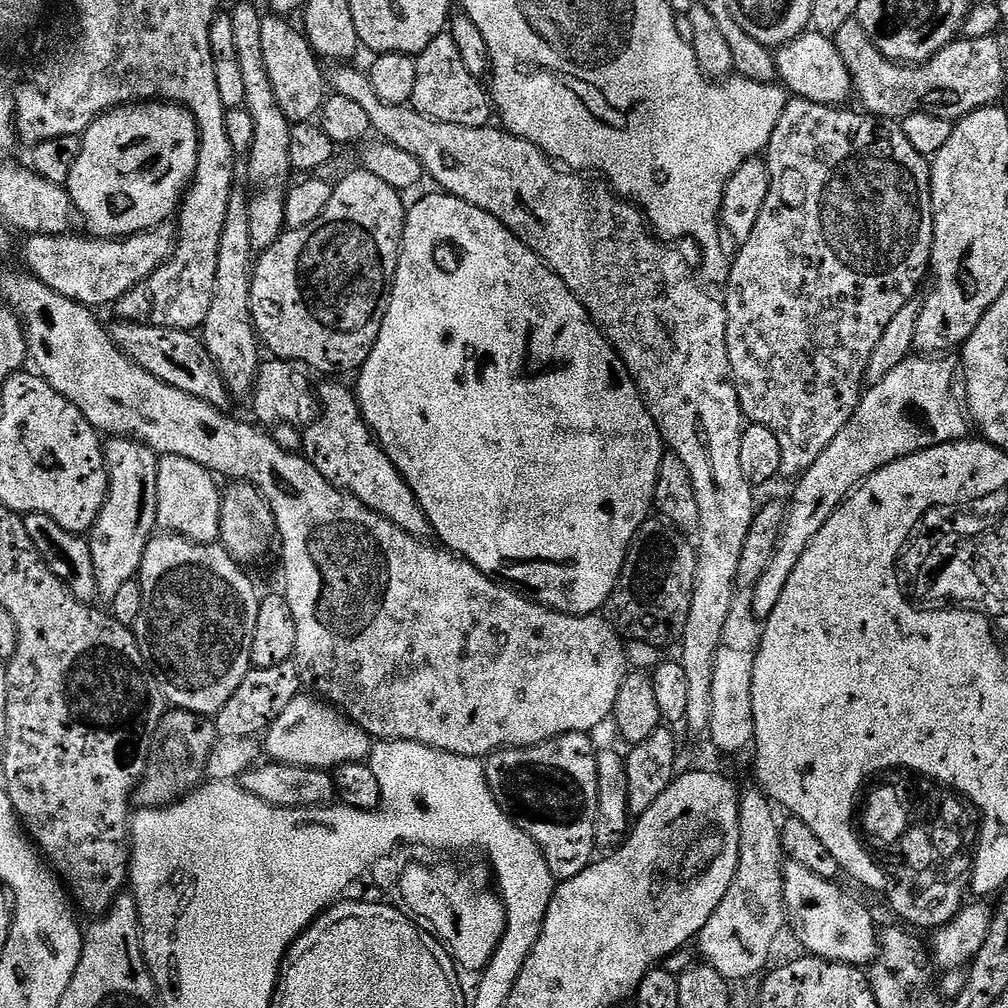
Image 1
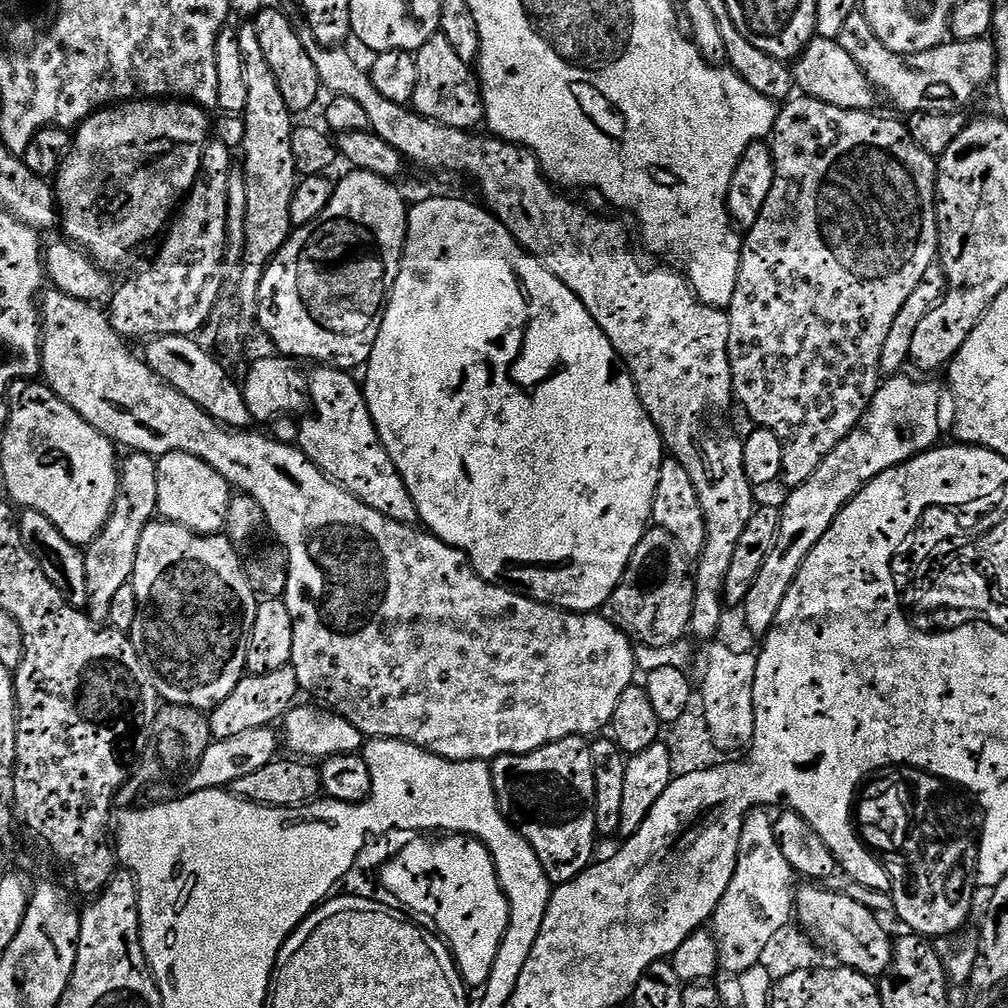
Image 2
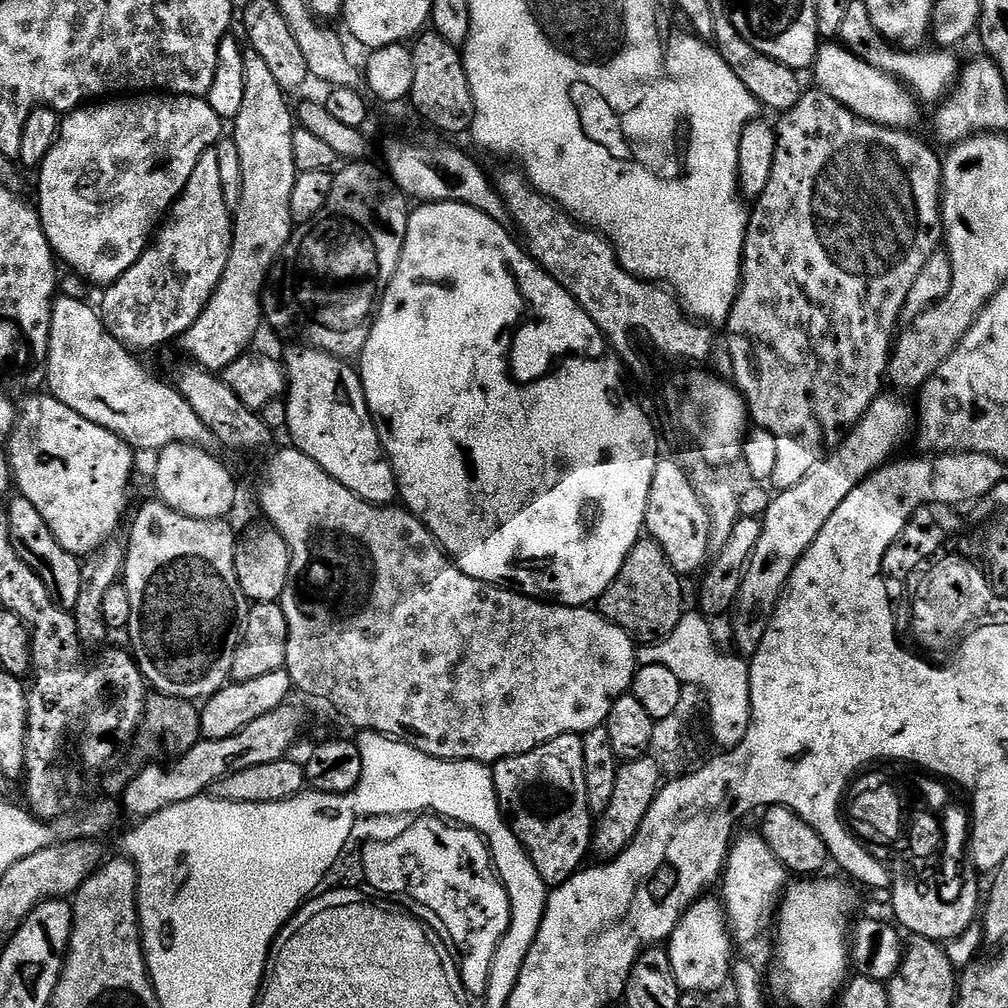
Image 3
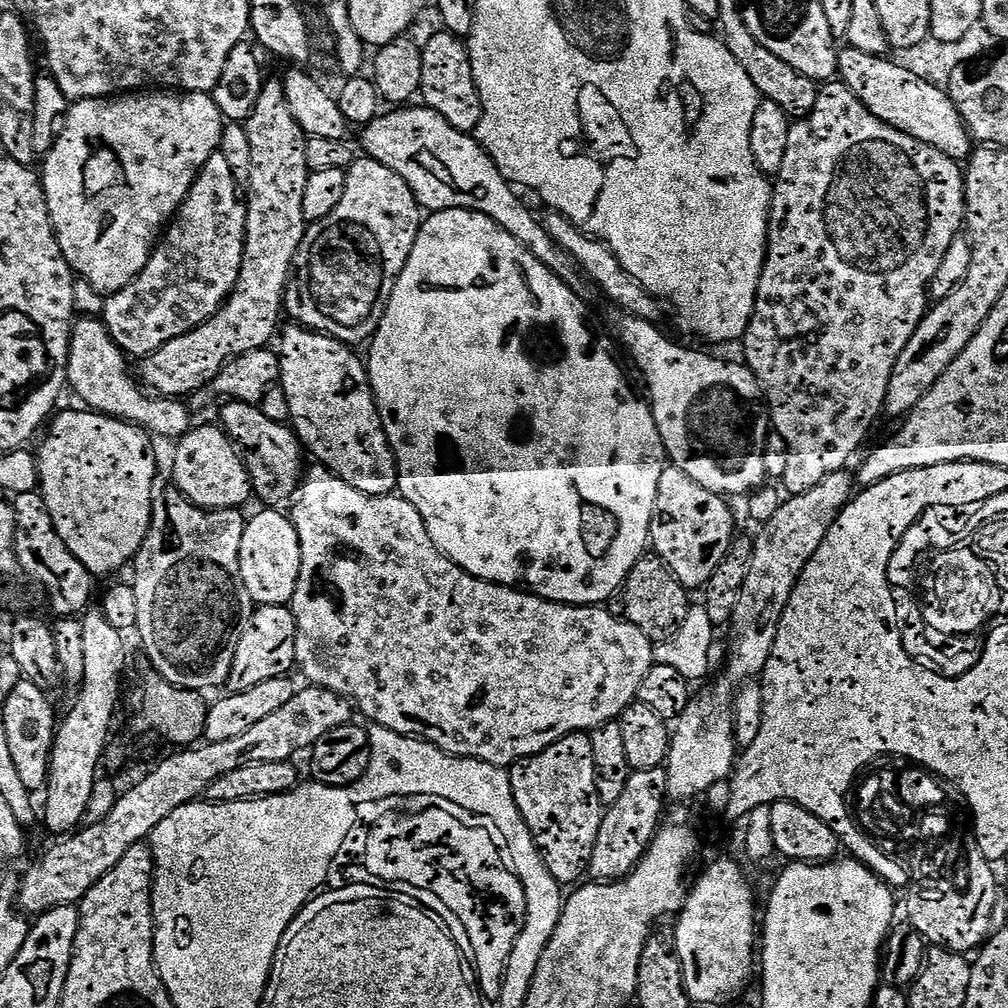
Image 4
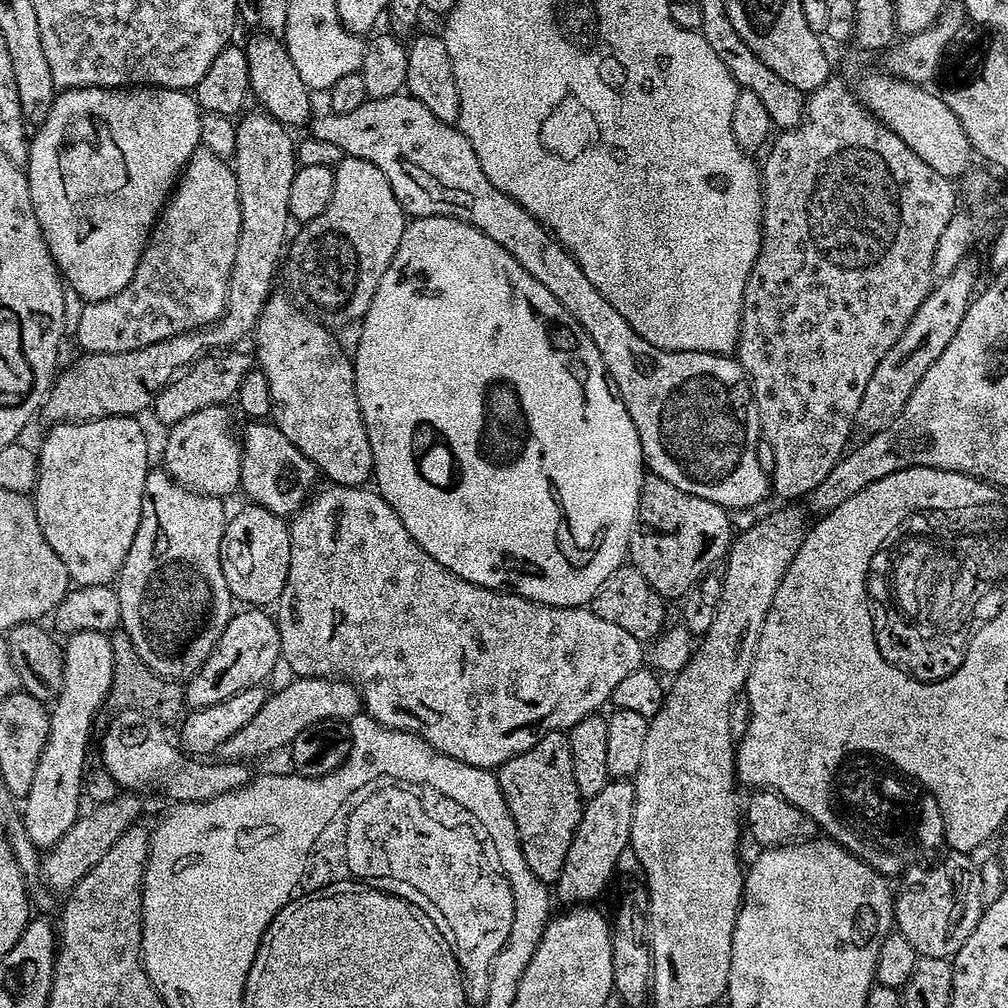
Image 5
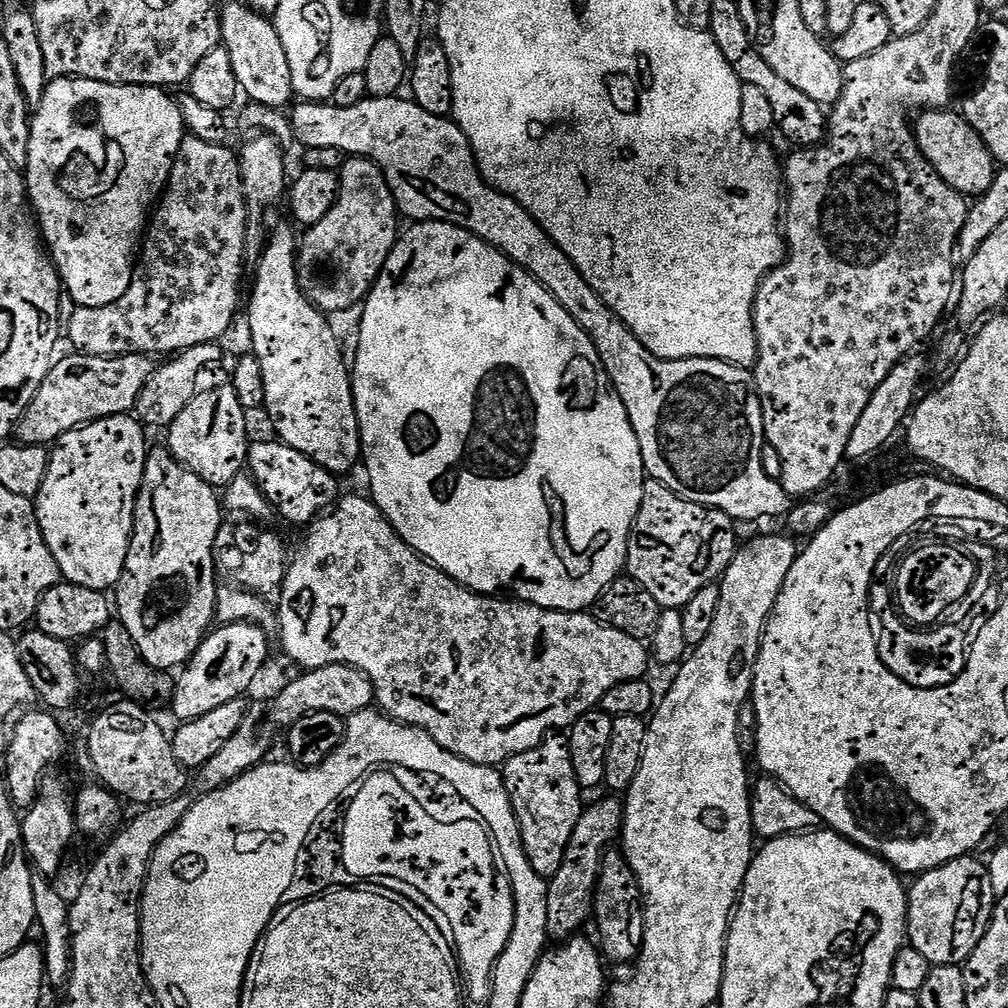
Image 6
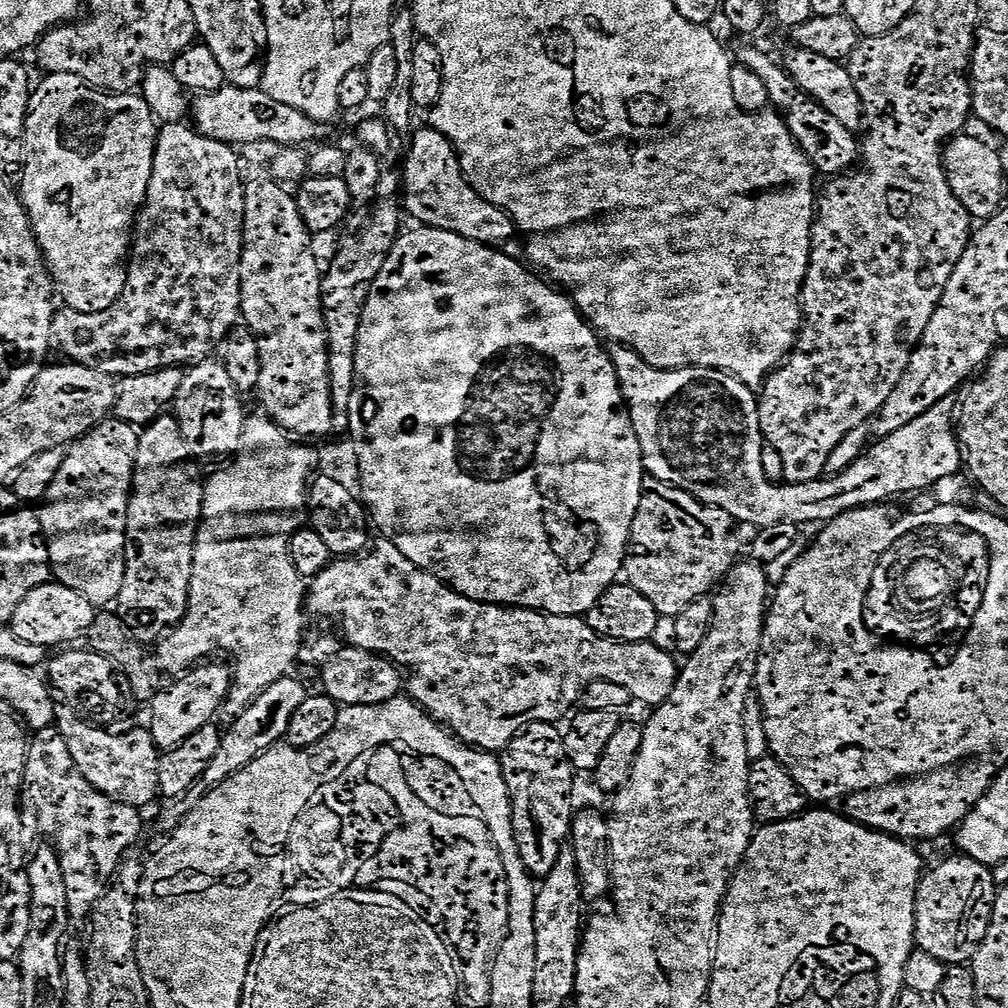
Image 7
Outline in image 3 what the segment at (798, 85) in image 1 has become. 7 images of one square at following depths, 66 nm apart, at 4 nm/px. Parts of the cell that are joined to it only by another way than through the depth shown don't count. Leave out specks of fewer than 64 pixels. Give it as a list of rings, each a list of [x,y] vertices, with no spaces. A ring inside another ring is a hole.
[[[828,42],[816,53],[814,73],[815,87],[834,98],[842,106],[846,106],[855,116],[868,120],[883,128],[897,130],[915,129],[920,120],[921,101],[917,99],[907,84],[886,74],[874,66],[870,66],[862,58],[858,58],[843,43]]]

